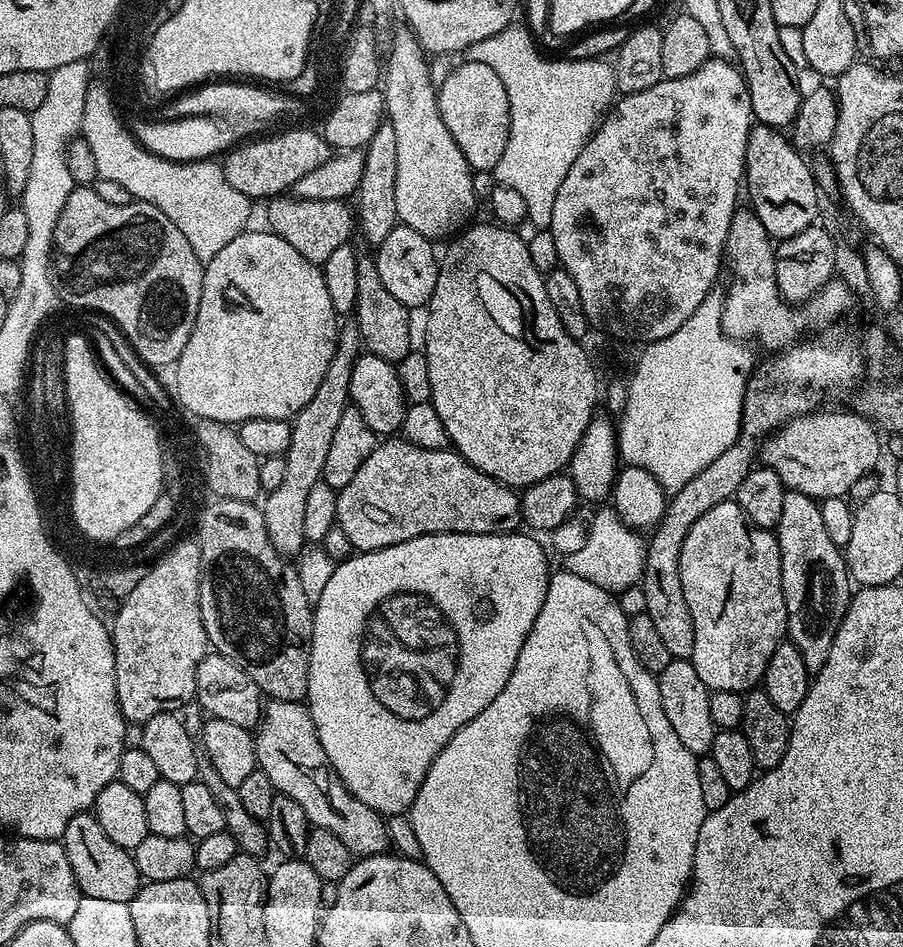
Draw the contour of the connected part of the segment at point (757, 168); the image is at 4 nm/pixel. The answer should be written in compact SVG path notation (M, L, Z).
M757 123L750 130L746 142L746 162L744 163L743 183L746 185L746 200L750 203L751 211L755 212L758 222L772 237L779 242L786 238L794 238L794 234L802 234L812 224L817 223L816 215L820 212L821 193L816 187L816 179L812 176L809 161L803 160L801 149L792 143L783 131L768 127L767 124Z

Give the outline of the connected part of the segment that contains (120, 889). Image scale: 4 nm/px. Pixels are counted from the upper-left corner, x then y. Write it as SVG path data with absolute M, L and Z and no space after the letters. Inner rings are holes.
M91 811L79 812L77 816L70 818L62 843L66 858L70 858L70 870L74 870L81 896L102 898L106 902L122 902L126 905L136 897L142 887L142 881L131 851L110 842L110 838L106 838L106 830L98 826Z

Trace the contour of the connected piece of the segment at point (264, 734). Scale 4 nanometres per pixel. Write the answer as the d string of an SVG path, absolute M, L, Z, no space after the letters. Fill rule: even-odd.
M268 700L263 705L262 719L254 739L259 771L270 778L279 795L294 798L294 802L306 810L309 825L338 834L356 858L379 856L389 847L385 817L370 810L366 802L358 802L358 798L346 790L336 771L328 765L326 750L322 750L322 742L318 742L307 703Z

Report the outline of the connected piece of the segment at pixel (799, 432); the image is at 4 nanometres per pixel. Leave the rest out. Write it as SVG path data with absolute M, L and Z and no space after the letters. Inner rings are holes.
M817 410L786 422L764 437L758 456L763 467L782 478L785 489L811 496L817 502L848 496L850 486L875 473L882 456L882 436L877 425L856 410L824 412Z

